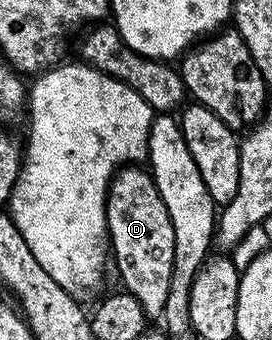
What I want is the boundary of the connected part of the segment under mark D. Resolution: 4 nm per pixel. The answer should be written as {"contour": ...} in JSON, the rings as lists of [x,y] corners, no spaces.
{"contour":[[[127,165],[114,174],[110,181],[110,194],[106,196],[106,229],[112,263],[118,266],[118,275],[122,278],[121,286],[140,301],[140,309],[144,309],[147,320],[161,320],[168,301],[168,285],[172,281],[172,253],[176,250],[176,237],[172,233],[172,217],[168,217],[168,209],[164,209],[164,201],[149,170]]]}

